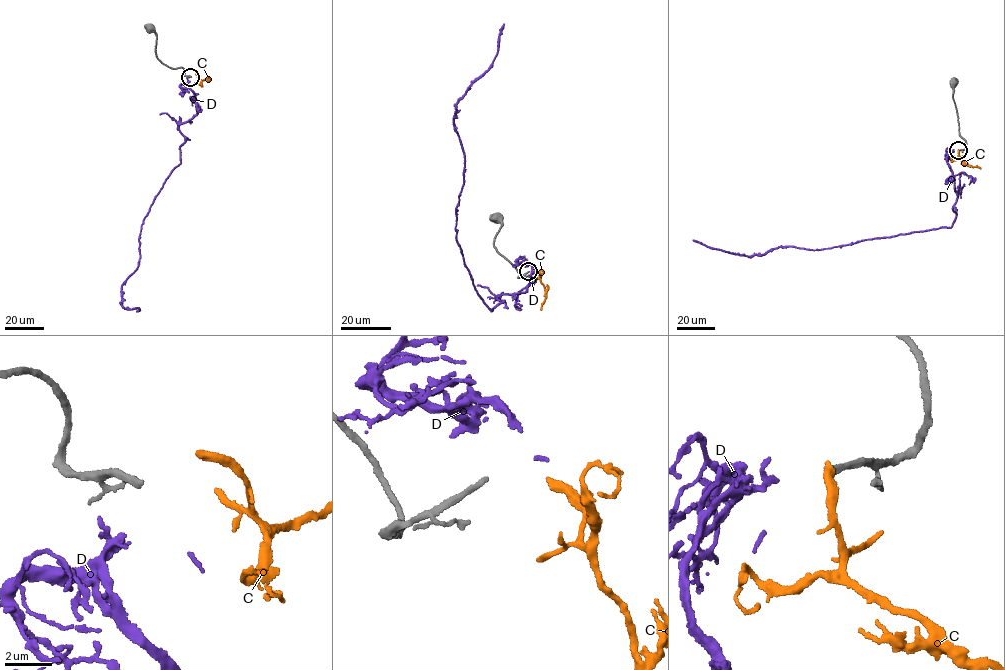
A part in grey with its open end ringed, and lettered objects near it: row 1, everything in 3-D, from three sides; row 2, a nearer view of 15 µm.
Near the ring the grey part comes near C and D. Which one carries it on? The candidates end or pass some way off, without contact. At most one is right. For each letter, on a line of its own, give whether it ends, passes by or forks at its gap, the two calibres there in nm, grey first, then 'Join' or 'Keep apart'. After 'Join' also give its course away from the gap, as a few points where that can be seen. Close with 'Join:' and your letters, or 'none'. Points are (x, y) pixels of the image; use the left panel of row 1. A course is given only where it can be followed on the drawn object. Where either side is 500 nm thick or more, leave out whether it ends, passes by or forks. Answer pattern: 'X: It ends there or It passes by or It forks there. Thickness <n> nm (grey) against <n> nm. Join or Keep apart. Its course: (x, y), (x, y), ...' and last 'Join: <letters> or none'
C: It ends there. Thickness 280 nm (grey) against 360 nm. Keep apart
D: It passes by. Thickness 280 nm (grey) against 200 nm. Join. Its course: (187, 80), (197, 114), (178, 126), (180, 164), (144, 218), (138, 266), (121, 290), (121, 305), (138, 310)
Join: D

